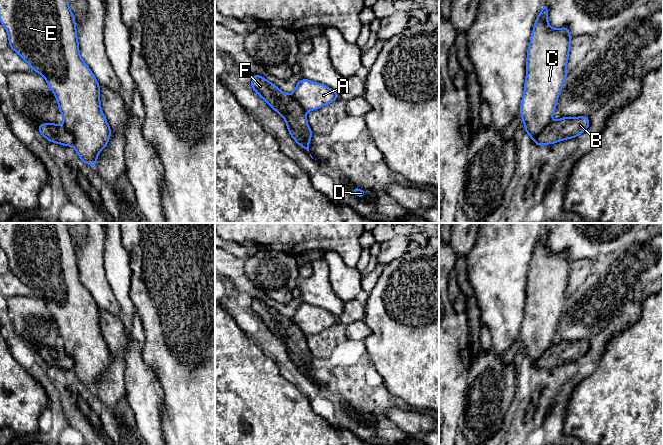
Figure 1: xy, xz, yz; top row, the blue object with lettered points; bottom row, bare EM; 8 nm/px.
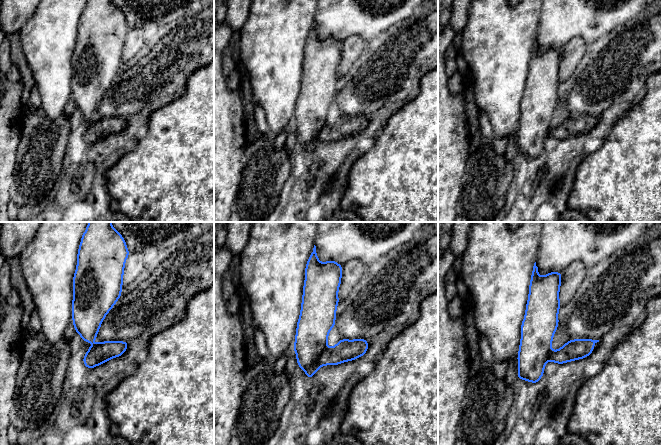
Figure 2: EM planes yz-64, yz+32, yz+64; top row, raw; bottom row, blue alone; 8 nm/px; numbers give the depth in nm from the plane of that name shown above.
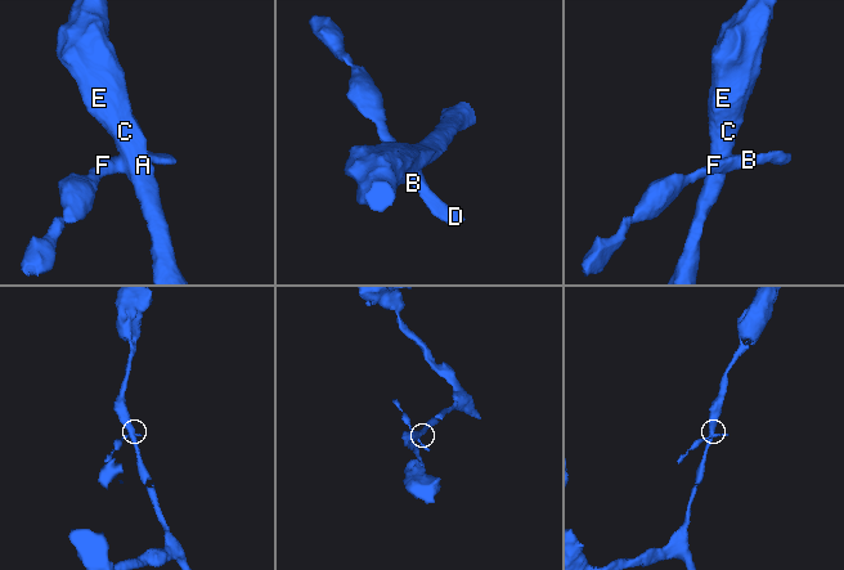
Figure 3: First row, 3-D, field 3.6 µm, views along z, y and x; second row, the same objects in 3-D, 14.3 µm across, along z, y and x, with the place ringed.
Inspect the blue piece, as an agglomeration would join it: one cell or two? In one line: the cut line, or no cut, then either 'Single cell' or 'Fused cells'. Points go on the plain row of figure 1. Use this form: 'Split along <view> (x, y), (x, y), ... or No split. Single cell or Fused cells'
Split along xy (63, 348), (73, 360), (73, 369). Fused cells

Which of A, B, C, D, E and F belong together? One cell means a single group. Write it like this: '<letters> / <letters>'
A C E / B D F

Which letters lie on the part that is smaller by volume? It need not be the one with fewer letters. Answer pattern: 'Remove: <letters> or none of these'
Remove: B, D, F

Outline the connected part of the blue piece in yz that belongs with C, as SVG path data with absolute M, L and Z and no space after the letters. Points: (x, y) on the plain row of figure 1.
M543 227L531 257L520 331L525 356L532 365L552 345L567 300L566 290L572 263L568 251L554 253L550 250L547 244L548 233Z

